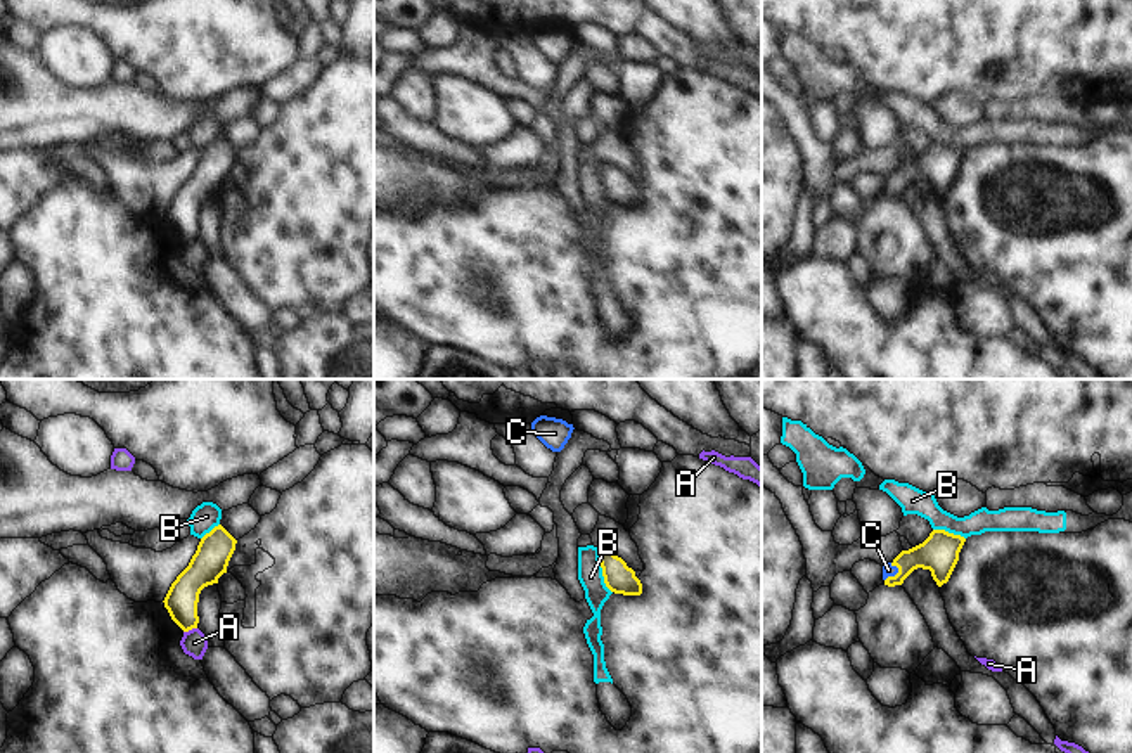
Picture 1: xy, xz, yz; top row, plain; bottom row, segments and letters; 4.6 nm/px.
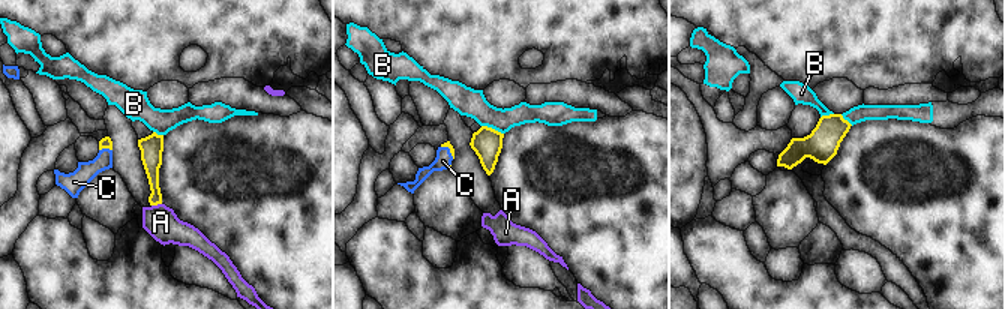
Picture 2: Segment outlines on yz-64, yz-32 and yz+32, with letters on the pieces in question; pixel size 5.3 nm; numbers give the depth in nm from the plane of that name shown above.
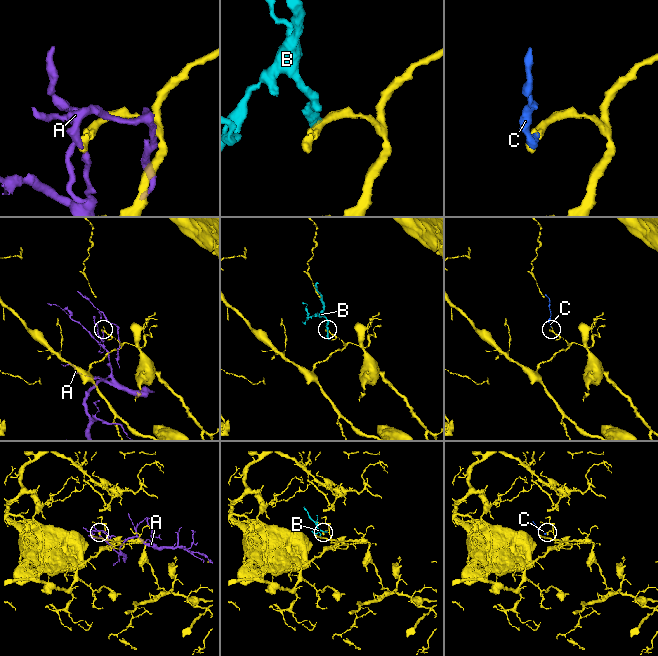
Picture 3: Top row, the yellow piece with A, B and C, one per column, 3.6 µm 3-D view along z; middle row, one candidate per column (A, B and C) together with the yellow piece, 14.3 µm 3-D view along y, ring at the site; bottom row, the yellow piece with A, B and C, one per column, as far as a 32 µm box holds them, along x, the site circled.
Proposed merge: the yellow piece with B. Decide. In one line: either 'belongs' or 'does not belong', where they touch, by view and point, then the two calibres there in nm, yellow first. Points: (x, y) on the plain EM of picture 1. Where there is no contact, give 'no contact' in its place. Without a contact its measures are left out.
does not belong; contact xz (603, 184); calibres 140 and 110 nm

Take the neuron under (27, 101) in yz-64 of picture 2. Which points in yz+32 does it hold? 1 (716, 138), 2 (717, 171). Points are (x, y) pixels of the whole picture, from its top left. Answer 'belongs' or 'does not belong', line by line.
1: belongs
2: belongs

